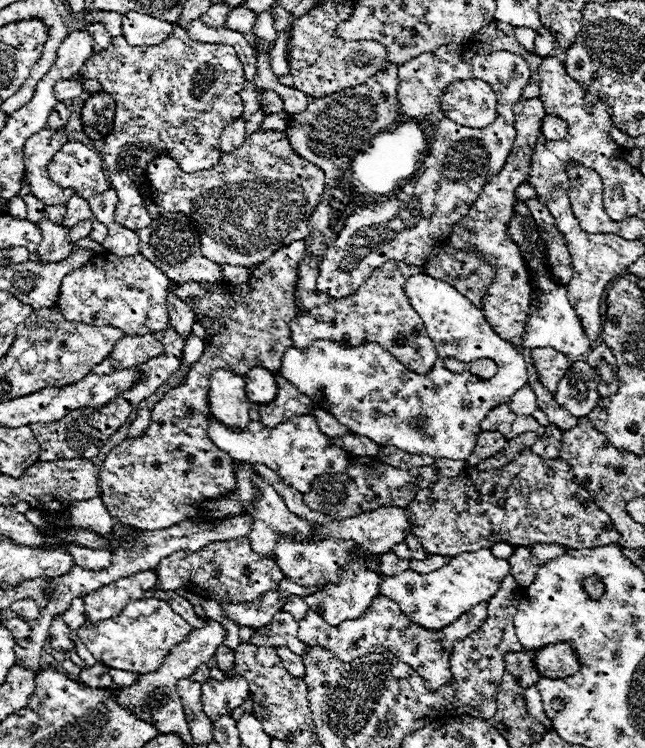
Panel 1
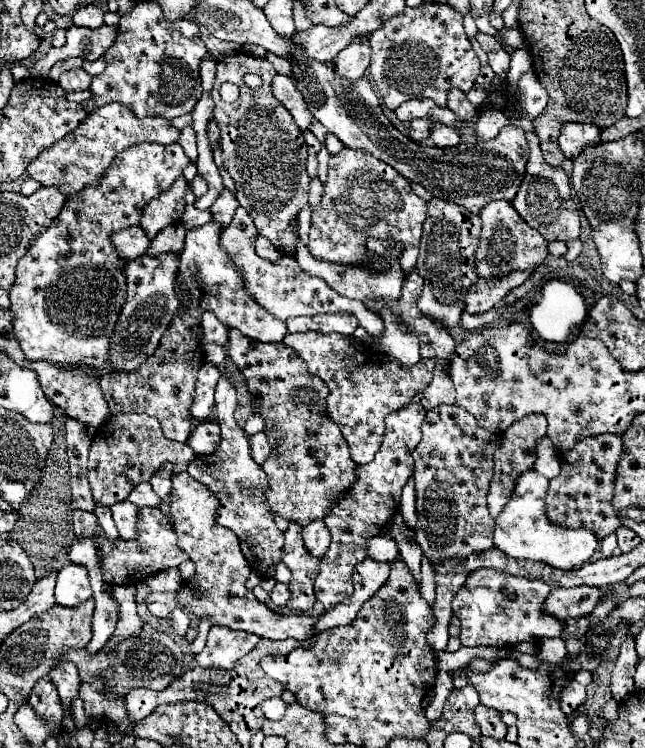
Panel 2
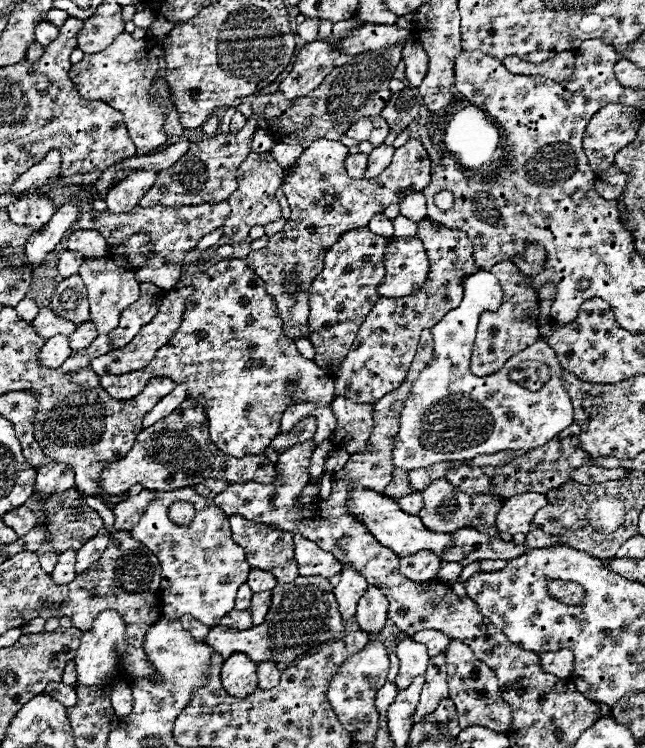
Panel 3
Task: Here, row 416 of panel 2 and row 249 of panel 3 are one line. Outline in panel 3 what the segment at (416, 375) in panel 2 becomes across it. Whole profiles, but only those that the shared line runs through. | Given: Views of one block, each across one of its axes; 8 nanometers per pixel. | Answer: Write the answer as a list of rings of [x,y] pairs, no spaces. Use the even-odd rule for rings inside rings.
[[[368,226],[346,232],[326,254],[324,270],[318,274],[314,284],[310,286],[310,336],[308,340],[314,344],[314,362],[326,370],[326,374],[336,374],[340,368],[354,336],[368,316],[370,308],[378,302],[378,284],[382,282],[384,268],[384,252],[390,244],[390,238],[376,236]]]

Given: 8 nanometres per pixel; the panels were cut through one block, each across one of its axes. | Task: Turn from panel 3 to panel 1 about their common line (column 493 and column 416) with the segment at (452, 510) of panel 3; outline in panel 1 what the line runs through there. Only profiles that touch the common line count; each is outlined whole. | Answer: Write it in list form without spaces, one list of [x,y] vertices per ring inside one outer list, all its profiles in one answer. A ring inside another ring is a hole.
[[[528,448],[506,468],[498,470],[472,470],[464,468],[454,478],[440,478],[430,488],[418,492],[418,496],[406,506],[408,518],[412,520],[412,534],[420,538],[428,556],[448,556],[454,558],[462,552],[492,548],[498,542],[506,542],[512,548],[532,546],[532,544],[556,544],[572,550],[580,548],[600,548],[600,546],[620,546],[620,532],[616,532],[608,514],[602,512],[585,488],[576,484],[570,465],[560,458],[542,460],[534,456]]]

